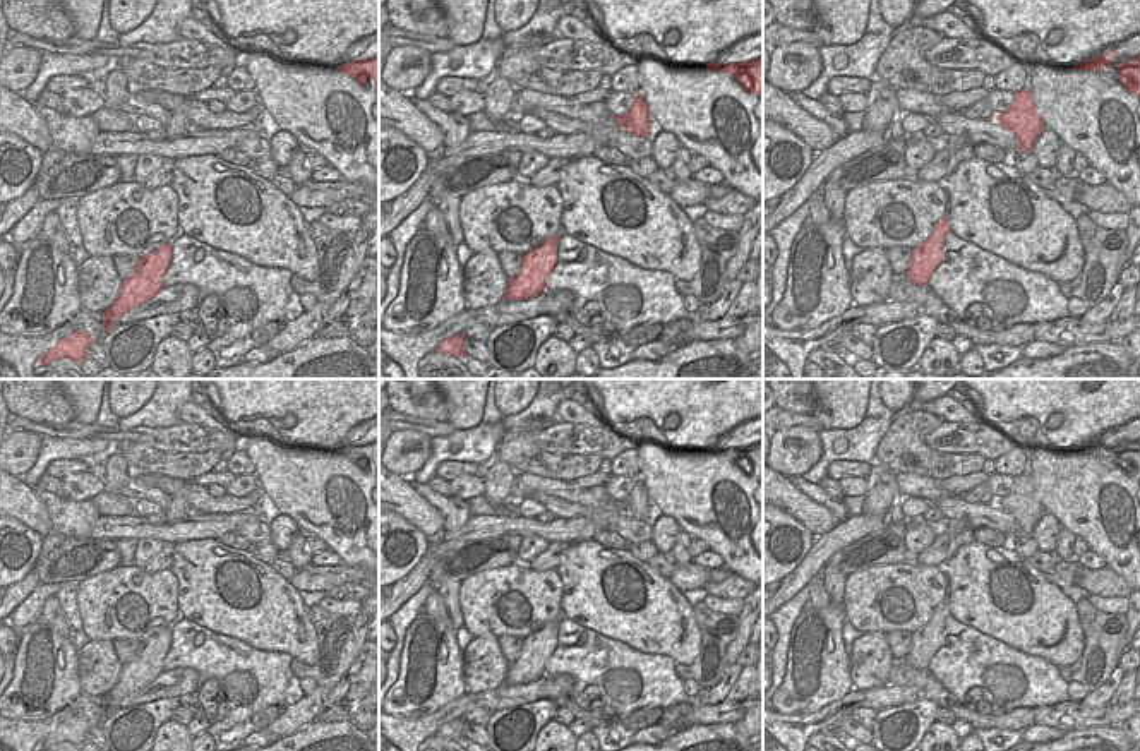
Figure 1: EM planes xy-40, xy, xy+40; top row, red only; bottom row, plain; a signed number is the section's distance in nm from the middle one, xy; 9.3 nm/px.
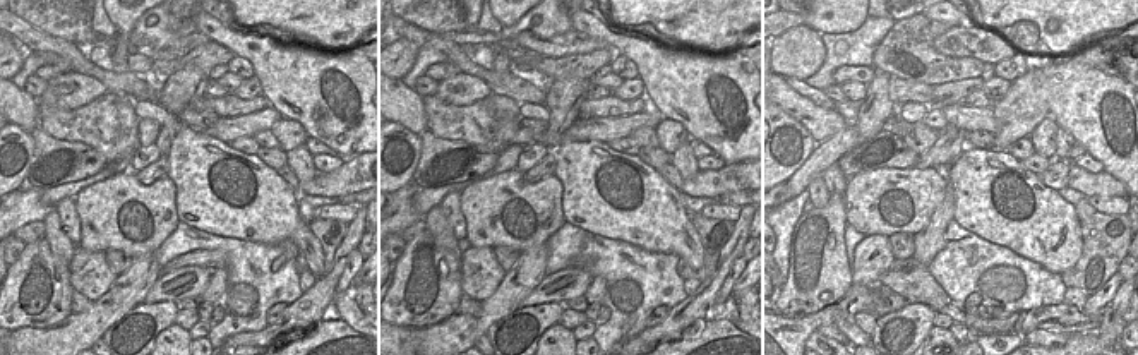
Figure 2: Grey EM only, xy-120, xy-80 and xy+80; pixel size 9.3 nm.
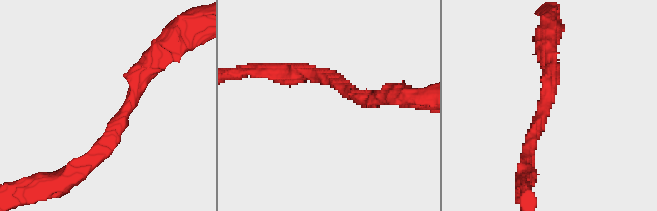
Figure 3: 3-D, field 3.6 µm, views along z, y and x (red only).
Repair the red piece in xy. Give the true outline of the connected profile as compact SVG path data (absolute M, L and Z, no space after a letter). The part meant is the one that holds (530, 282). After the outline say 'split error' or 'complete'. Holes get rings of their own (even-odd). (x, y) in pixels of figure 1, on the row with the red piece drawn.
M554 235L523 255L519 273L507 283L504 300L528 300L545 291L545 278L557 262L557 240L559 235Z | complete

